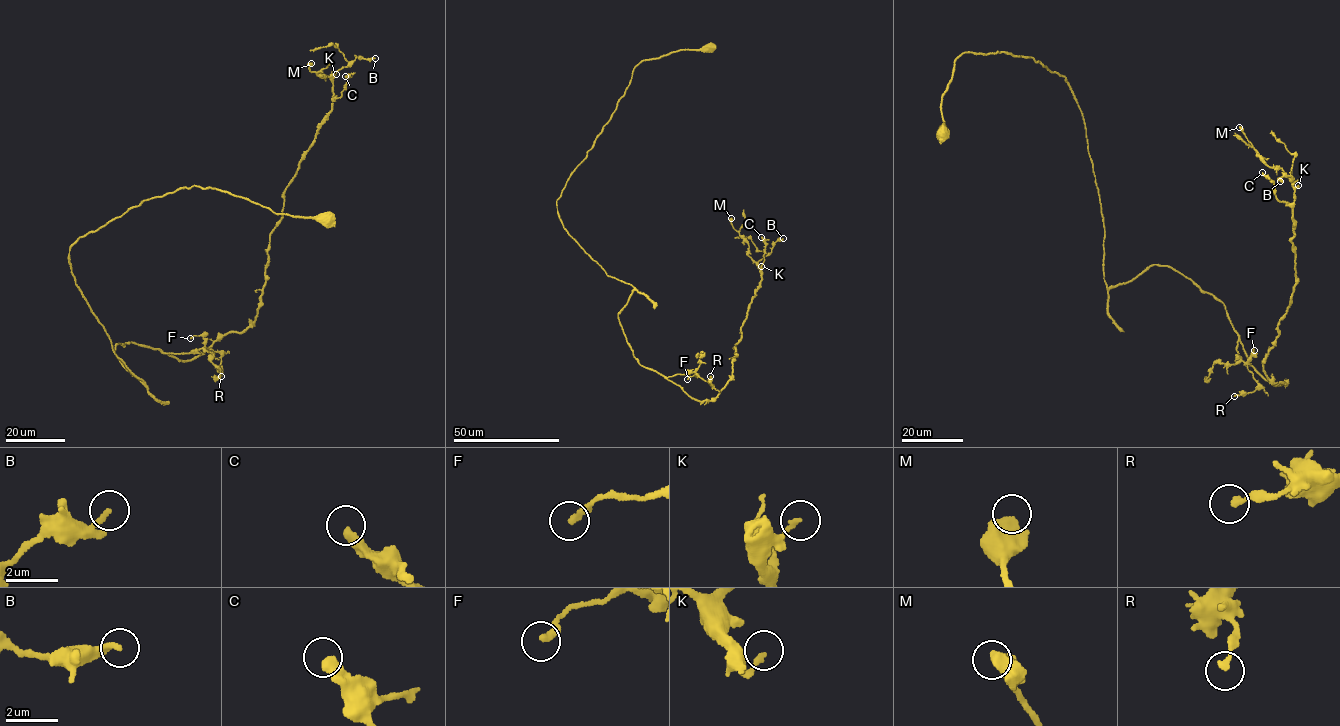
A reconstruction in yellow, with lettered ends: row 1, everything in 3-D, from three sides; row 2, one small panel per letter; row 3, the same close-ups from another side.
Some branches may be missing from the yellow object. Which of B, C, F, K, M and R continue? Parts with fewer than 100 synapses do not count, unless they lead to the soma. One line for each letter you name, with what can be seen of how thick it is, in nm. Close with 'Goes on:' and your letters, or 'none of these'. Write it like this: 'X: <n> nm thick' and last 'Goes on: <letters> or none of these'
Goes on: none of these

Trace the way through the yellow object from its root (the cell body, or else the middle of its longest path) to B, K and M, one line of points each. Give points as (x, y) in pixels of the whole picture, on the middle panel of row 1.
B: (709, 49), (635, 67), (559, 218), (634, 288), (618, 318), (637, 361), (701, 401), (730, 379), (783, 238)
K: (709, 49), (635, 67), (559, 217), (634, 288), (618, 318), (637, 361), (699, 401), (730, 379), (761, 266)
M: (709, 49), (635, 67), (556, 203), (634, 288), (637, 361), (701, 401), (762, 279), (731, 218)

